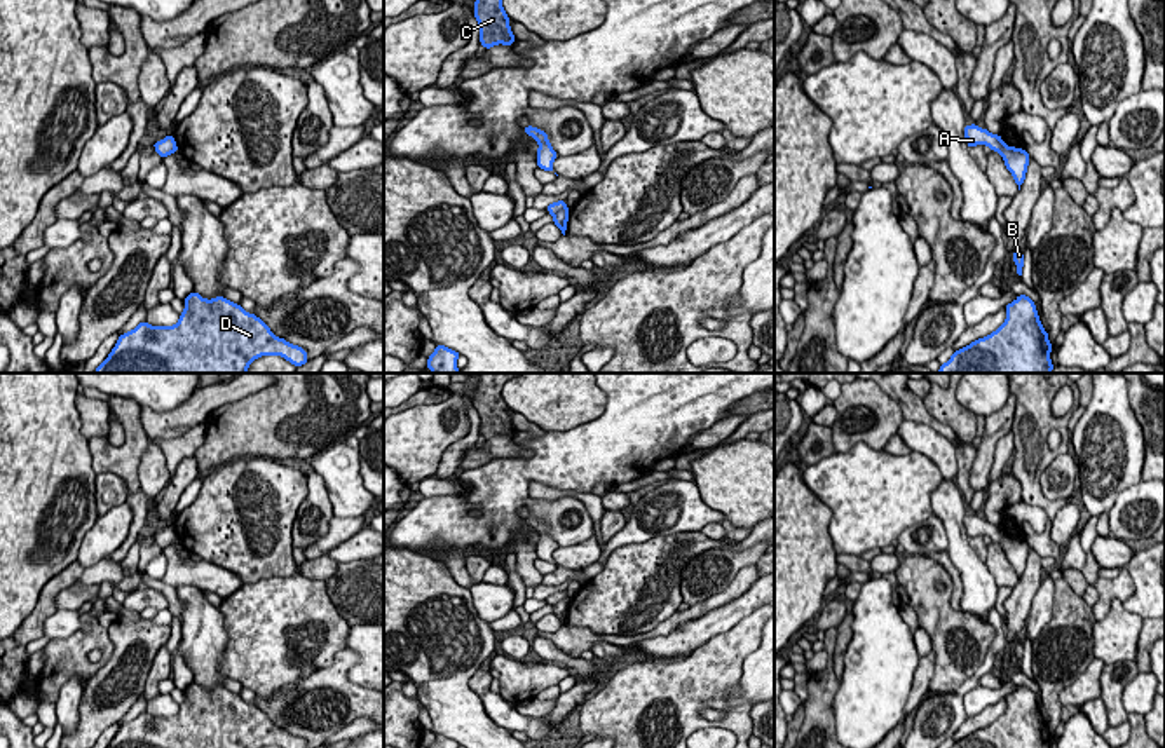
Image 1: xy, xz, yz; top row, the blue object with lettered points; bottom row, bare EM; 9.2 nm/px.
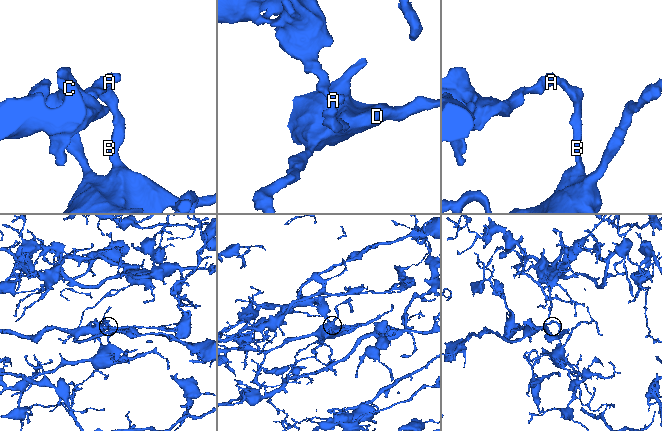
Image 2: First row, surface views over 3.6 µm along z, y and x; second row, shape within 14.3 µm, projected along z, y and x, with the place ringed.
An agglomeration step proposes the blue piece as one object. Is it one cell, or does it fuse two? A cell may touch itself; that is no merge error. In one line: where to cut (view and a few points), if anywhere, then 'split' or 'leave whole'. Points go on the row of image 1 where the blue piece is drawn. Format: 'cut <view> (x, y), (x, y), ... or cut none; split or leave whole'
cut yz (1005, 145), (998, 150); split

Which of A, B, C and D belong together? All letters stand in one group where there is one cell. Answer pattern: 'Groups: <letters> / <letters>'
Groups: A C / B D

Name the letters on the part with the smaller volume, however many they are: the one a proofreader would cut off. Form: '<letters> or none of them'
A, C

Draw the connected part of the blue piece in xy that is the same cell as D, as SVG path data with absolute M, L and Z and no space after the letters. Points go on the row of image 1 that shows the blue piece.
M190 293L185 310L174 326L152 326L146 321L119 337L108 357L94 373L248 373L249 364L262 356L283 356L295 366L305 364L307 352L276 337L255 314L223 296L213 300Z

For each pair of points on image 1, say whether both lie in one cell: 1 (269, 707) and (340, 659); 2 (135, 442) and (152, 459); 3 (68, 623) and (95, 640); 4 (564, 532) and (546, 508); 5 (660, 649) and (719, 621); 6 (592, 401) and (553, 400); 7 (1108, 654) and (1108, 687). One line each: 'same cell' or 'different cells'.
1: same cell
2: different cells
3: different cells
4: same cell
5: same cell
6: same cell
7: different cells

